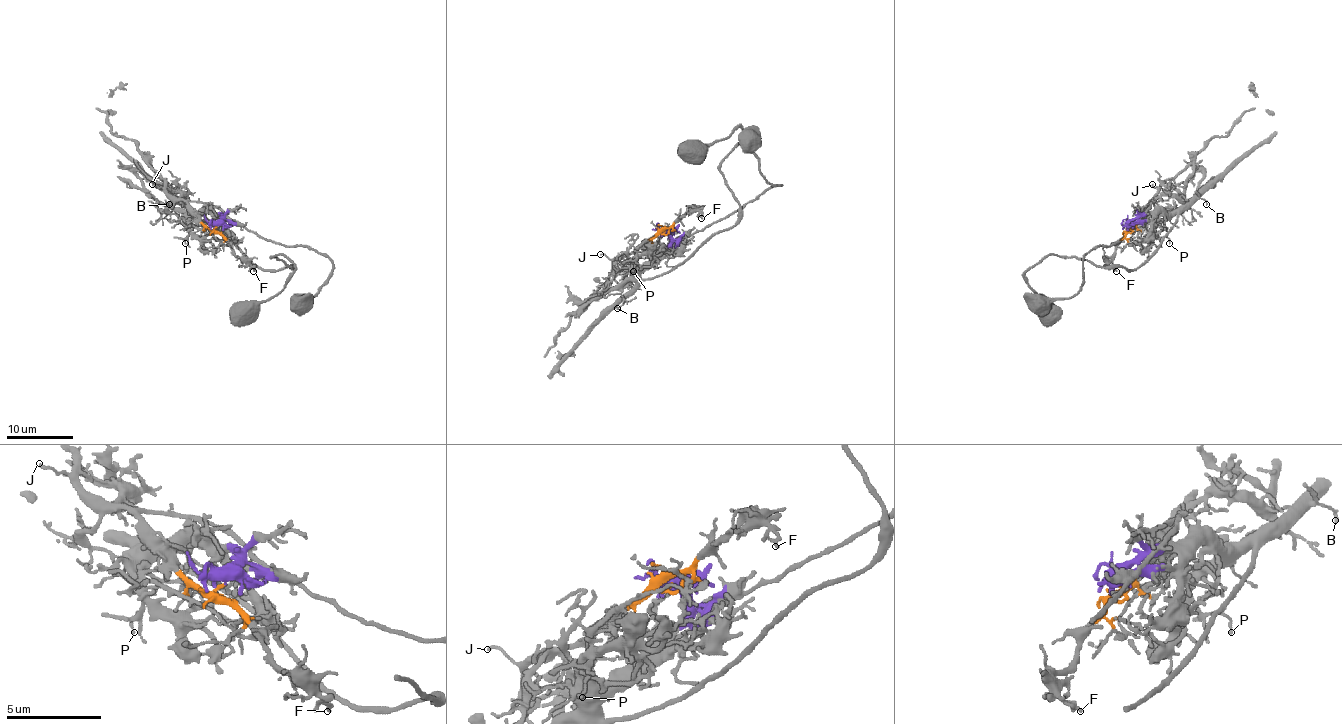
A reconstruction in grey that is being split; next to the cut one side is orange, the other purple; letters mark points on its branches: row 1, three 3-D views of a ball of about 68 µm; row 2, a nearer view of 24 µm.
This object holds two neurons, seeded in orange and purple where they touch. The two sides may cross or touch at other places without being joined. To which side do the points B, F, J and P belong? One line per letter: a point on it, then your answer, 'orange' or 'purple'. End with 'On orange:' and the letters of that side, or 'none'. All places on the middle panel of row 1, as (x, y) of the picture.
B: at (617, 308); purple
F: at (701, 218); orange
J: at (600, 254); orange
P: at (633, 271); purple
On orange: F, J

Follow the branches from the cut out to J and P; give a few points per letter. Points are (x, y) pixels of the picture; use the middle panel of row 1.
J: (665, 232), (658, 232), (630, 254), (610, 259), (600, 254)
P: (665, 232), (675, 242), (673, 247), (663, 249), (658, 254), (641, 254), (633, 271)

